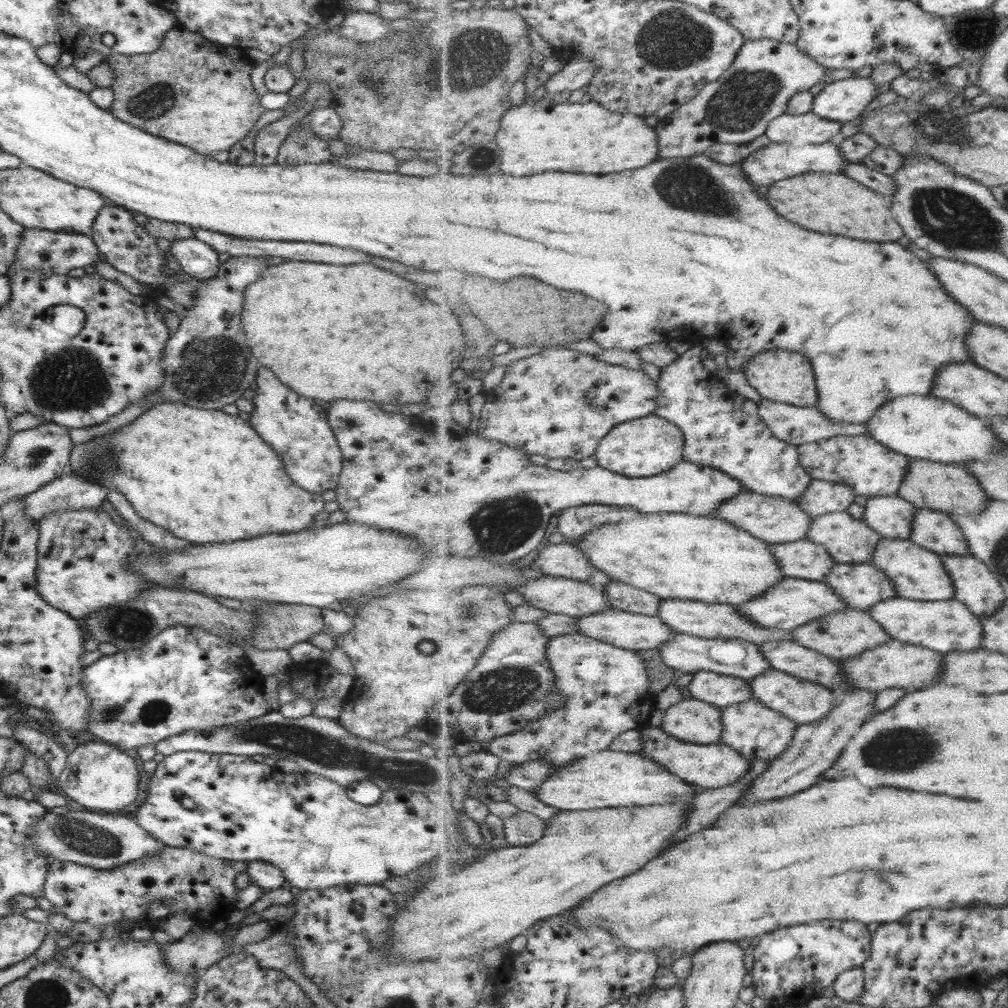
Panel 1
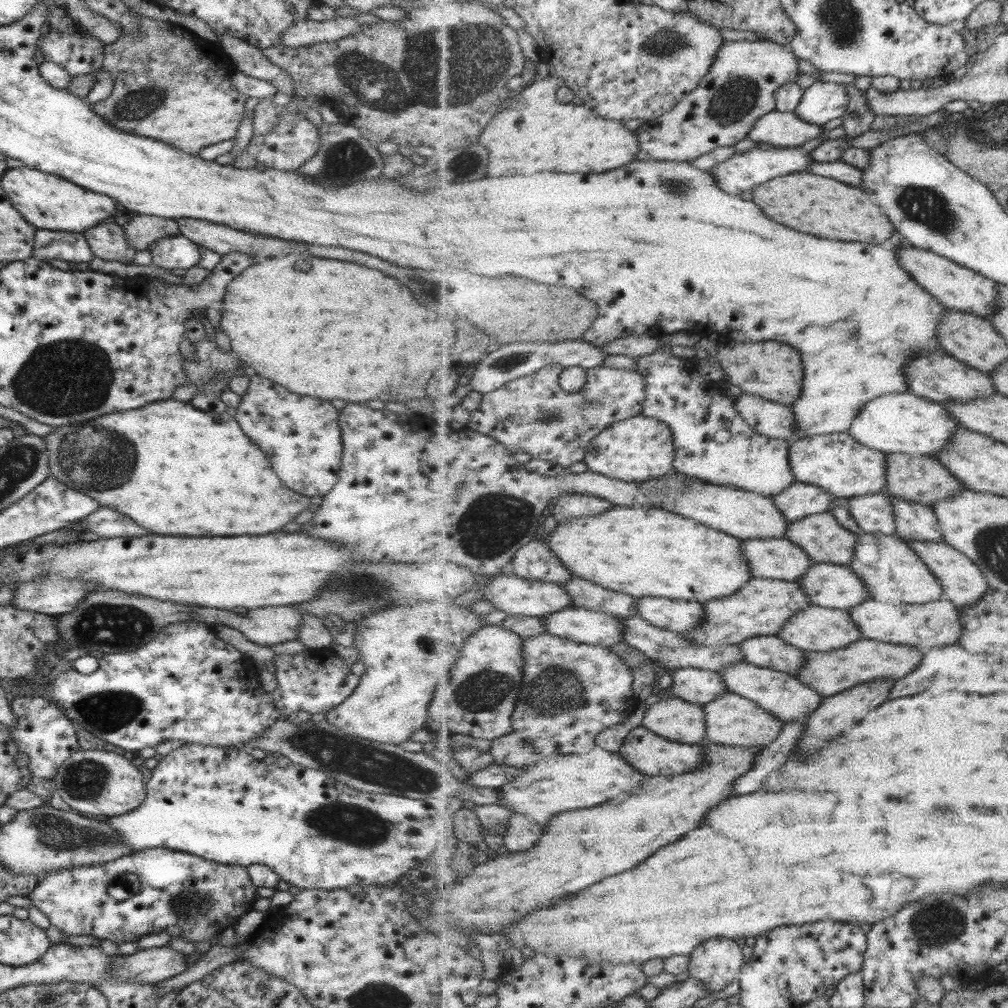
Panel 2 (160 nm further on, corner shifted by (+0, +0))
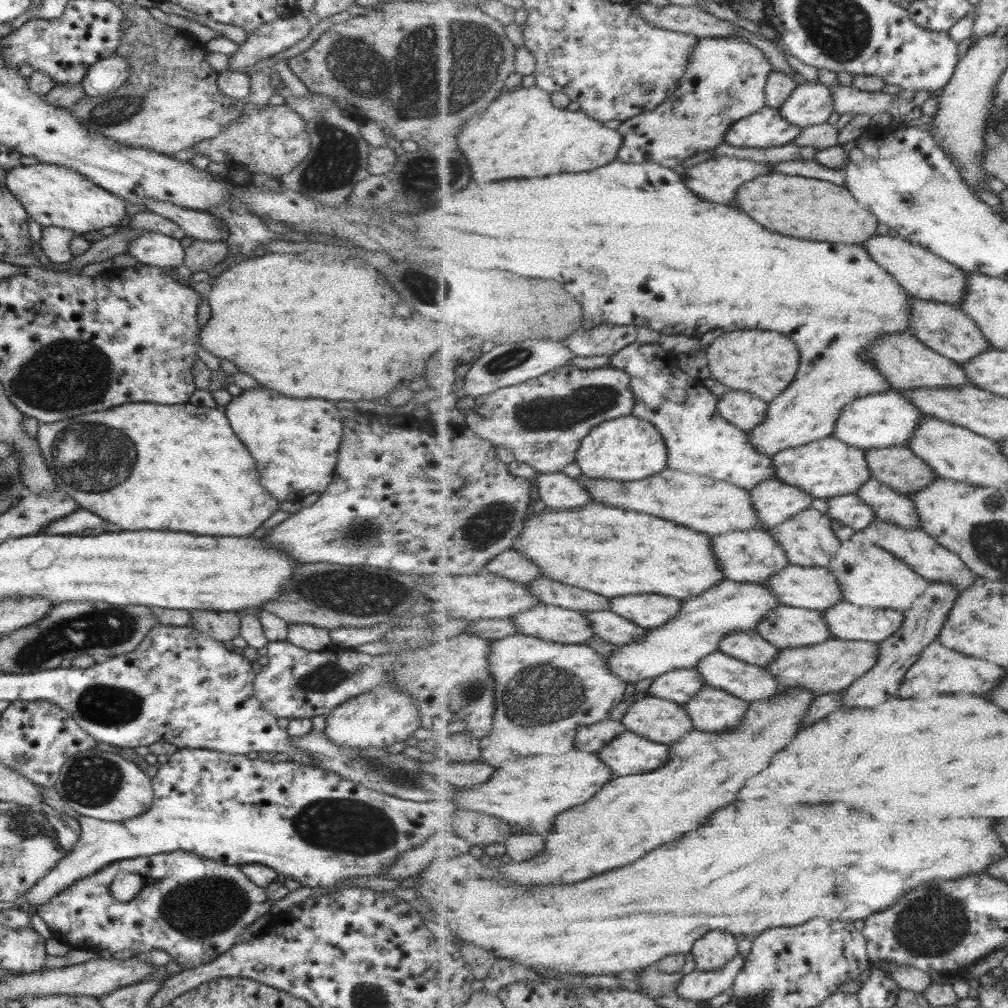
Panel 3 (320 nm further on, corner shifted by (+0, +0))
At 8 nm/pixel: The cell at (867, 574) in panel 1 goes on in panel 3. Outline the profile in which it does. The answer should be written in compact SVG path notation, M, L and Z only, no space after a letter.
M791 565L789 568L777 572L777 576L769 577L765 585L770 588L770 591L775 596L778 596L780 604L795 608L810 608L811 610L826 611L834 604L845 601L838 578L827 567Z

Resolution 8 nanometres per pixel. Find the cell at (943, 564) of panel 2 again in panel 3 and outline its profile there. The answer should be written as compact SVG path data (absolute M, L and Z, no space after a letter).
M875 519L875 522L862 532L871 543L877 544L877 546L888 550L897 558L905 561L911 569L929 581L941 581L942 583L955 585L960 592L971 588L975 582L978 582L978 575L969 569L969 566L965 565L965 561L961 559L961 556L945 548L945 545L942 545L922 529L907 530L907 528L901 528L897 524L889 524L889 522L881 519Z

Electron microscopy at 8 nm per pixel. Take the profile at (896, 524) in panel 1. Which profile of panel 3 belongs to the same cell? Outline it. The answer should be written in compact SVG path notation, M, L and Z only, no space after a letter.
M857 493L827 499L829 519L839 520L843 525L852 527L857 533L869 528L877 517L873 507L867 505Z

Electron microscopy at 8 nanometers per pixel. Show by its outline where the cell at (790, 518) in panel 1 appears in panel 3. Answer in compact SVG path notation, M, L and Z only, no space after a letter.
M667 467L658 475L643 480L618 481L594 479L581 474L577 478L597 502L613 508L641 512L684 525L705 535L723 535L743 530L764 530L761 517L753 507L749 489L741 488L726 480L717 480L710 476Z

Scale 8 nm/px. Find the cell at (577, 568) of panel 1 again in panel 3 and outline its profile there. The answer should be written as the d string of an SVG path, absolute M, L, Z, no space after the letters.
M512 548L501 552L493 562L489 562L485 566L485 572L527 584L544 576L543 571L533 561L527 559L522 552Z

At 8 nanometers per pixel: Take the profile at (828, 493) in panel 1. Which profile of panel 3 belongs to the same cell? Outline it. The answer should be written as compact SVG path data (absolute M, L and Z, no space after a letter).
M777 478L764 480L749 491L763 529L767 530L785 523L785 520L797 516L799 512L809 510L815 500L802 488Z

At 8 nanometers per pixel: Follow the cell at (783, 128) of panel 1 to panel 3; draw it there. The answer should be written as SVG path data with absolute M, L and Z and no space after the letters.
M767 105L733 124L725 134L725 140L738 147L771 148L793 143L802 130L791 124L781 114L780 108Z

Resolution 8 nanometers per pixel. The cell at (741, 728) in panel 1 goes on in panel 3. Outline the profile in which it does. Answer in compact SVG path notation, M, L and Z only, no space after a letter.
M705 685L689 702L684 704L684 707L692 717L695 729L718 733L738 727L738 724L744 721L749 705L749 701L743 700L733 693Z

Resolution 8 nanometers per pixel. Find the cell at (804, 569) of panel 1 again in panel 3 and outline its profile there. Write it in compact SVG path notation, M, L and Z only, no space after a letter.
M743 530L743 532L729 532L729 534L713 535L712 547L719 565L723 569L726 580L745 583L765 583L777 572L789 568L789 556L785 549L775 541L770 533L764 530Z

